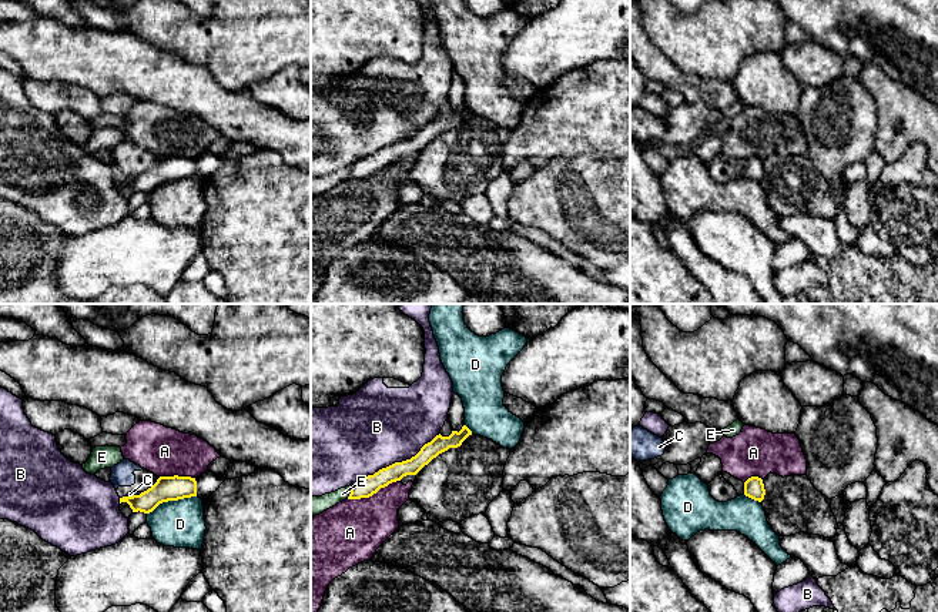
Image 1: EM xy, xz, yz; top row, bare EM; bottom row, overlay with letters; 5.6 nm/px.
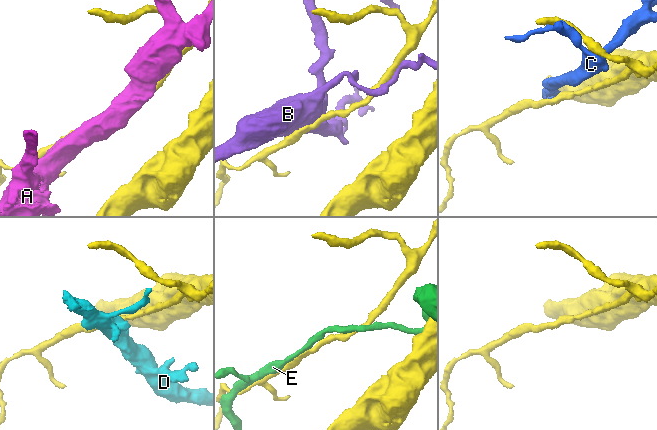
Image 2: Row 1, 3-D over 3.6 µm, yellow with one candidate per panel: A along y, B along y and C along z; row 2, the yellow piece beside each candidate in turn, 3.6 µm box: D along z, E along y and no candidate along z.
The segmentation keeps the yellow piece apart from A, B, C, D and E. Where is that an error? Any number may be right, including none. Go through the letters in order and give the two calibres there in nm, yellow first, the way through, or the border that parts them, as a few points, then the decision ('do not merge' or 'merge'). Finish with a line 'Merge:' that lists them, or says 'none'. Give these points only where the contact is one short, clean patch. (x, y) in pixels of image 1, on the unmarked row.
A: 110 nm thick on the yellow side, 340 nm on the other; do not merge
B: 110 nm thick on the yellow side, 460 nm on the other; do not merge
C: 140 nm thick on the yellow side, 20 nm on the other; do not merge
D: 140 nm thick on the yellow side, 260 nm on the other; border along xy (196, 176), (163, 181), (147, 194); do not merge
E: 110 nm thick on the yellow side, 110 nm on the other; do not merge
Merge: none

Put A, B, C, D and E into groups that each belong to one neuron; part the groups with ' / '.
A / B / C / D / E

